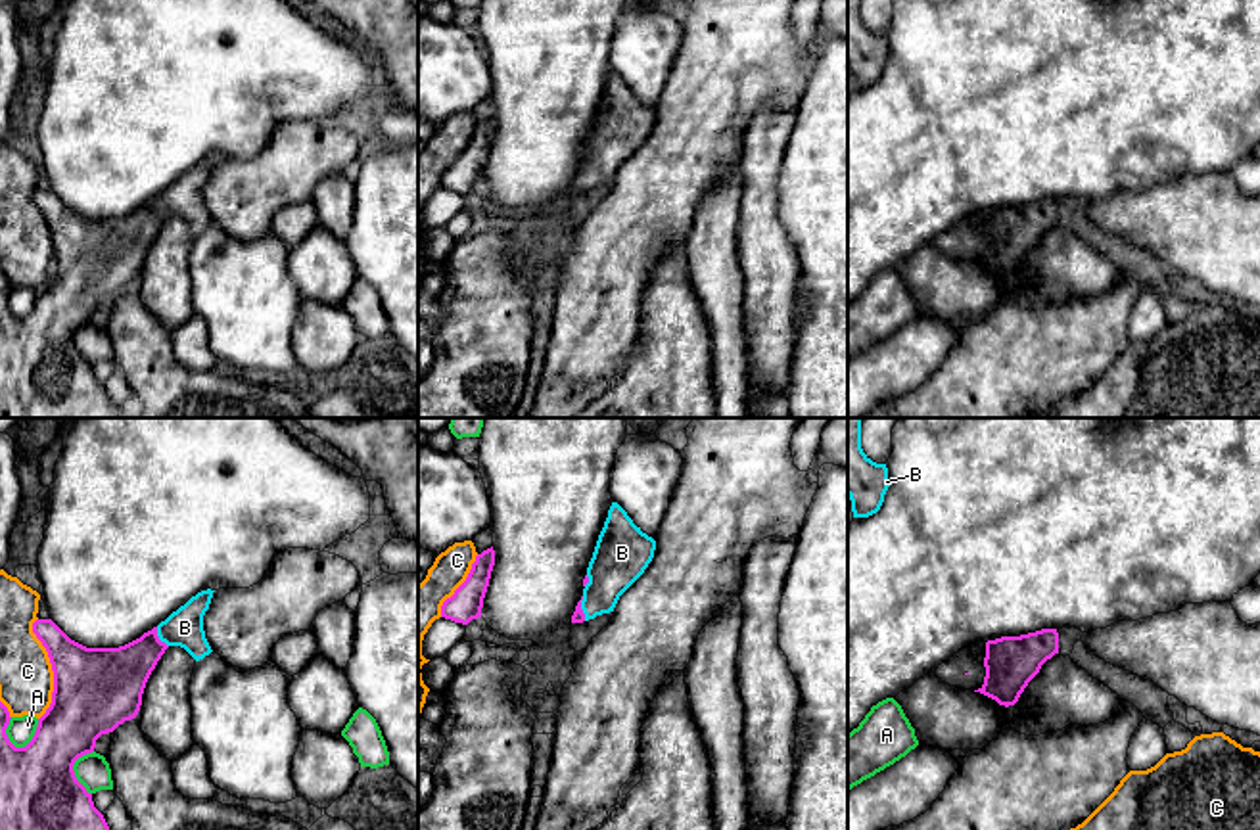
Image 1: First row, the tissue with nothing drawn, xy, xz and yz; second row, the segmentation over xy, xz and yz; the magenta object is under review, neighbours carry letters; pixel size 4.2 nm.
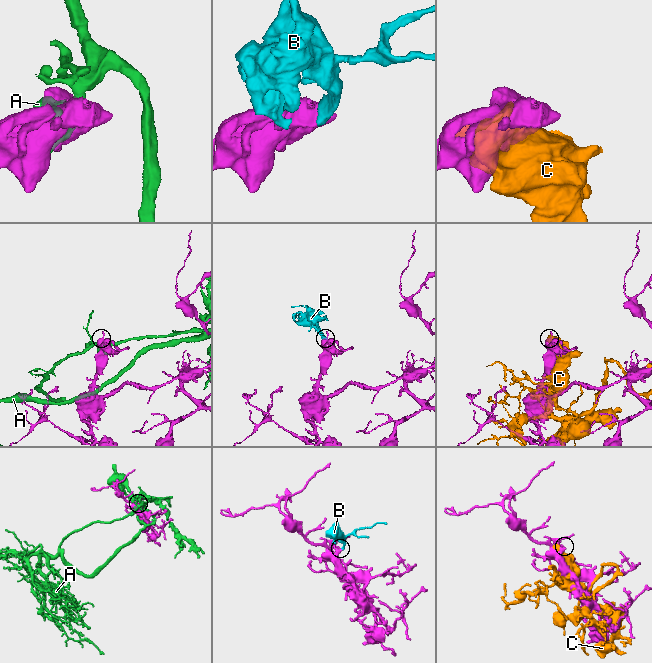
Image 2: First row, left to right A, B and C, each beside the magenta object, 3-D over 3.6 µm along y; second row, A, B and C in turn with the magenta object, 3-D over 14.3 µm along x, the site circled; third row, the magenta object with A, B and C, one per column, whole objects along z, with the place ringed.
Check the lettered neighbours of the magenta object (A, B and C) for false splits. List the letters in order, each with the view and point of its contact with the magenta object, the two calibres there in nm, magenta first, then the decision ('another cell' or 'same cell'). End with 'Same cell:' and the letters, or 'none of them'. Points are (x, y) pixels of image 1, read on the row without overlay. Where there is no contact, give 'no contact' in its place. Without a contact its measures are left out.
A: xy (31, 311) | 340/120 nm | another cell
B: xy (158, 207) | 260/160 nm | same cell
C: xy (52, 240) | 360/220 nm | another cell
Same cell: B

